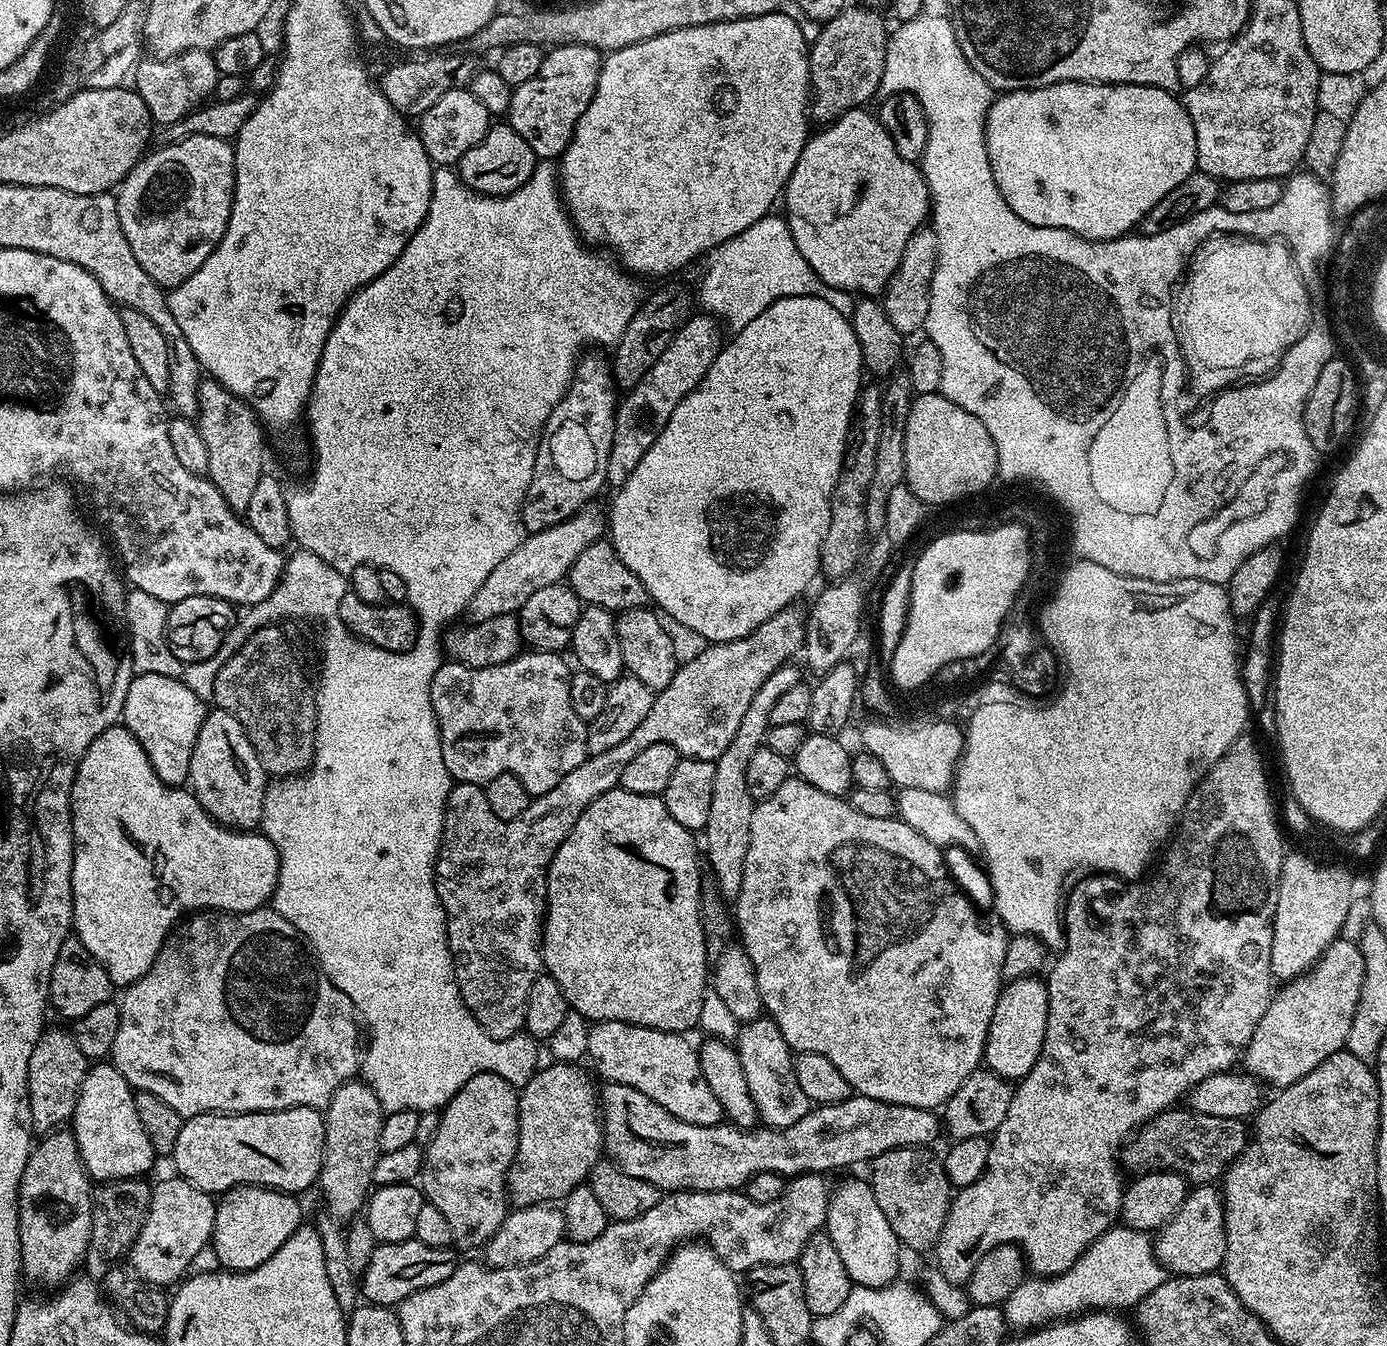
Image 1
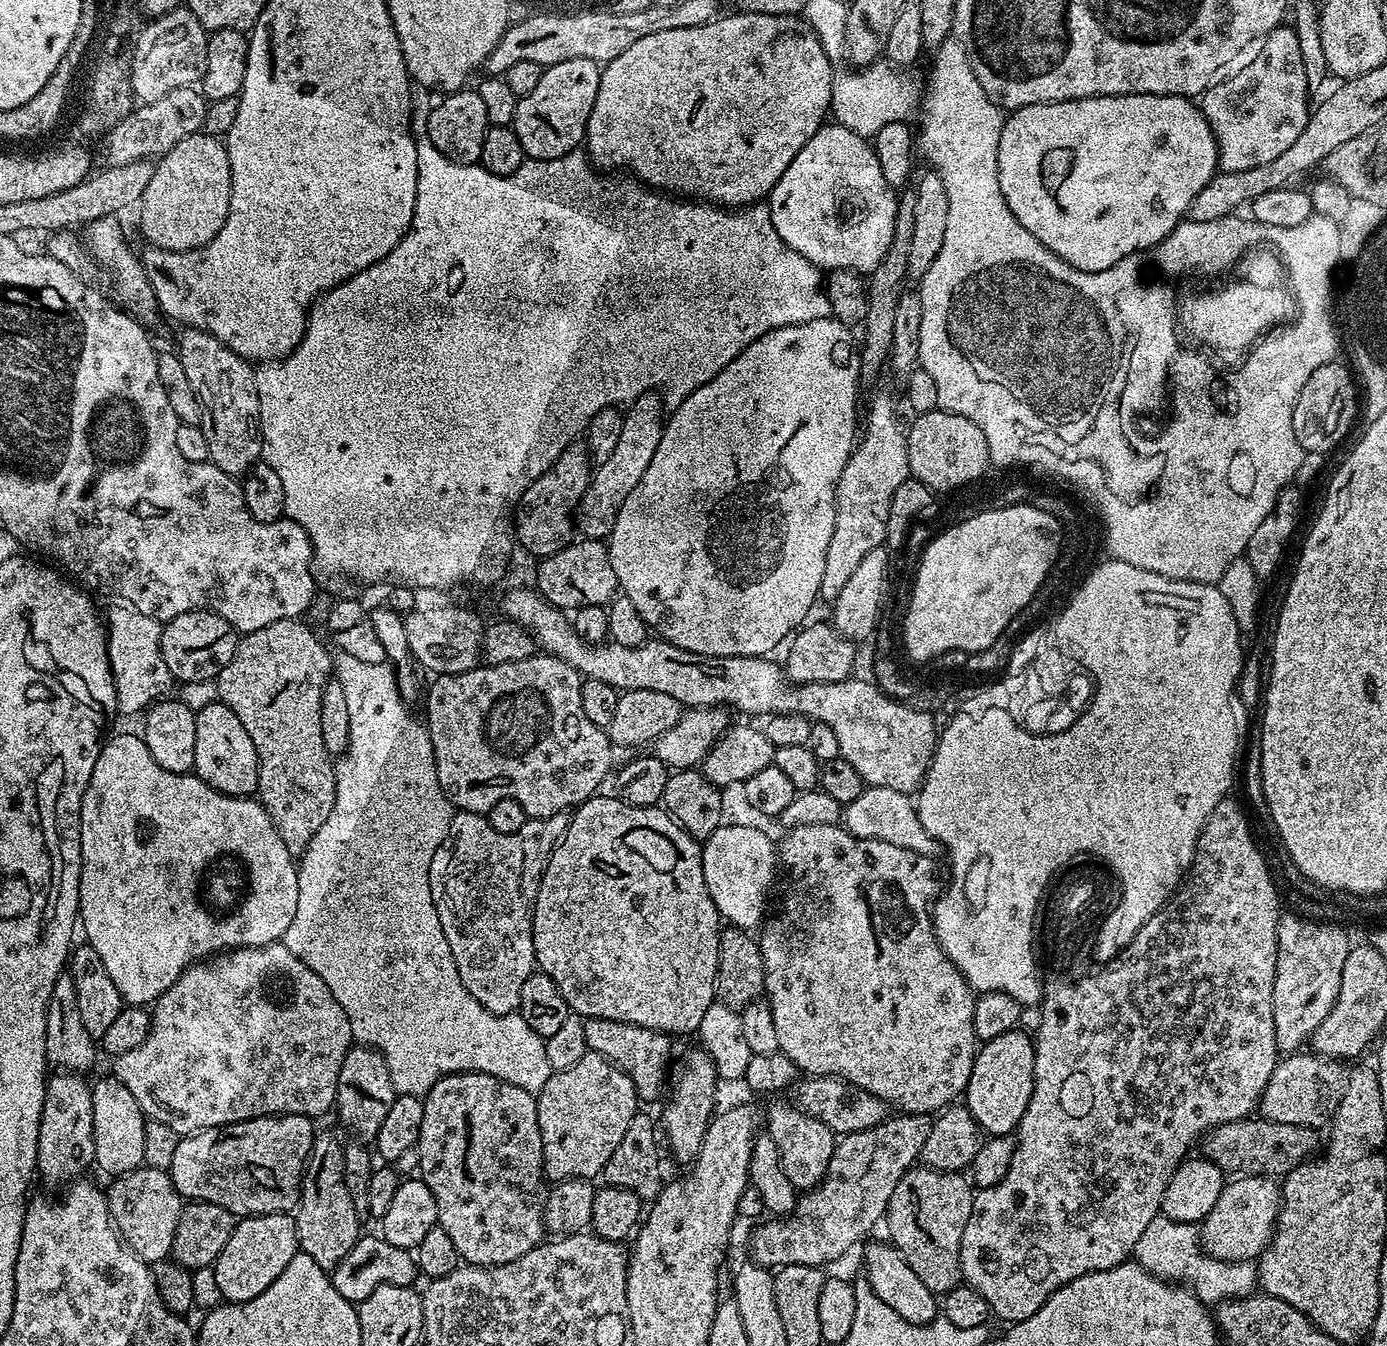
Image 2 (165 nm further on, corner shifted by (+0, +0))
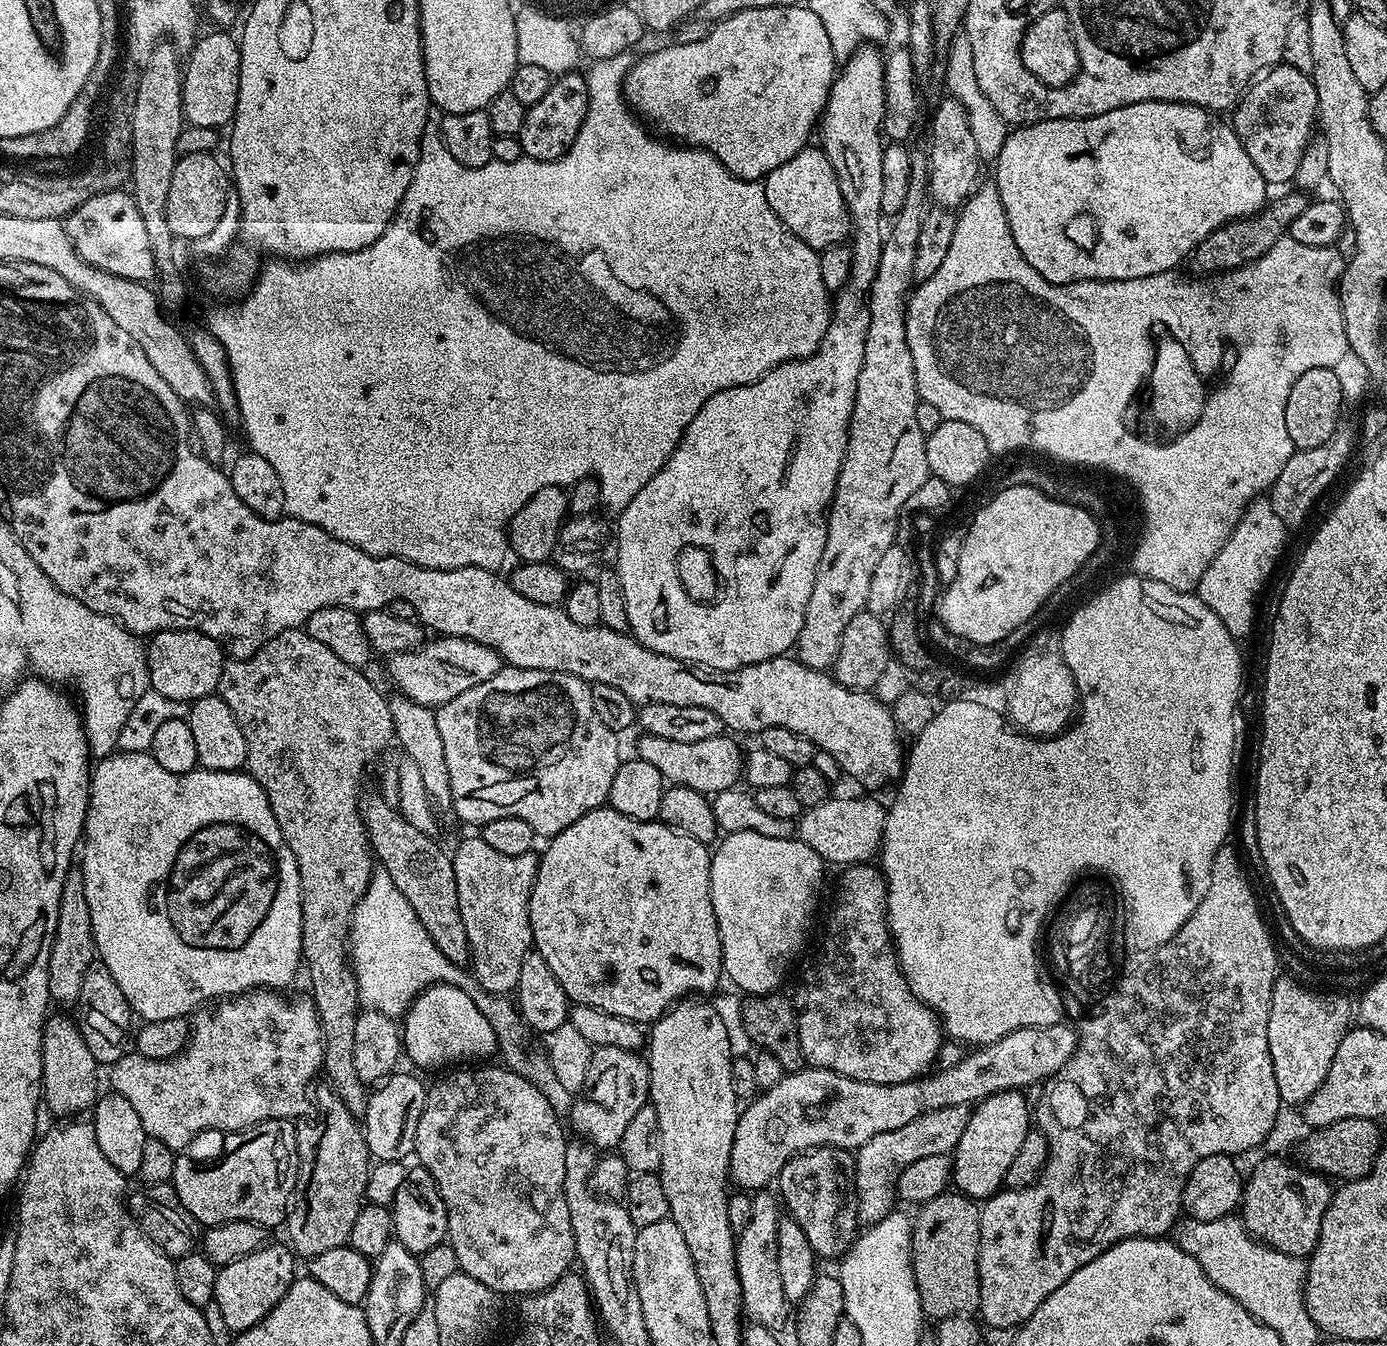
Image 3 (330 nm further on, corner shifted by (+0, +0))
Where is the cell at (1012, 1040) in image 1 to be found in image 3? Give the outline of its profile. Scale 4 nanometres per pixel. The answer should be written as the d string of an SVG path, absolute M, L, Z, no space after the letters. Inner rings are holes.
M1023 1091L996 1092L969 1111L966 1130L952 1156L952 1184L971 1200L983 1202L1004 1188L1006 1170L1030 1130L1030 1100Z

